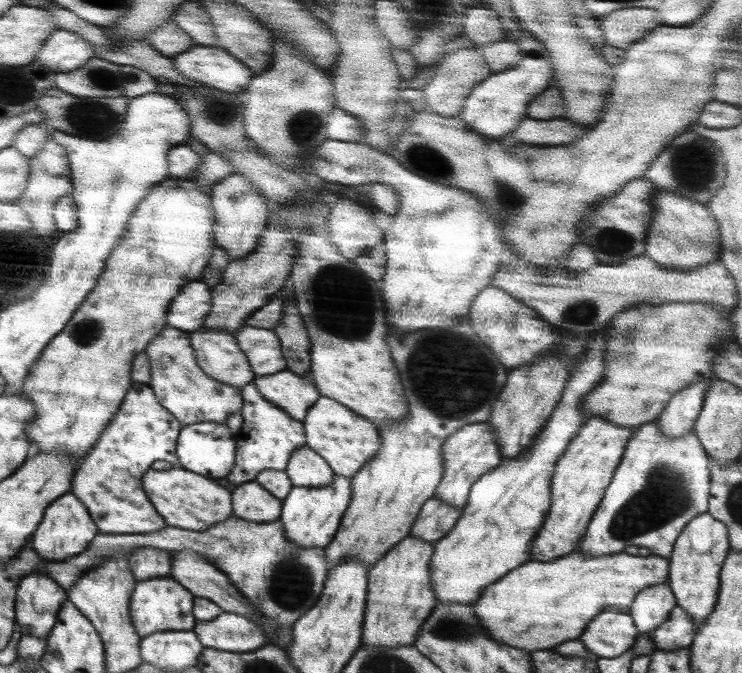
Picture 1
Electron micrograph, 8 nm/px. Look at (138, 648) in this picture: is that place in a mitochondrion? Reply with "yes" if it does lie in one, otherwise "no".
no

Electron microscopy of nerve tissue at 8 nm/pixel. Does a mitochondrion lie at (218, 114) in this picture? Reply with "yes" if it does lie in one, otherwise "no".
yes

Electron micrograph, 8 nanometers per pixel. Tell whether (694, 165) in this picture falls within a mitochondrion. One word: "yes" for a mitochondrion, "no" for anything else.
yes

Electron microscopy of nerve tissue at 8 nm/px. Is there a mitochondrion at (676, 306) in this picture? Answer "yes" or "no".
no

